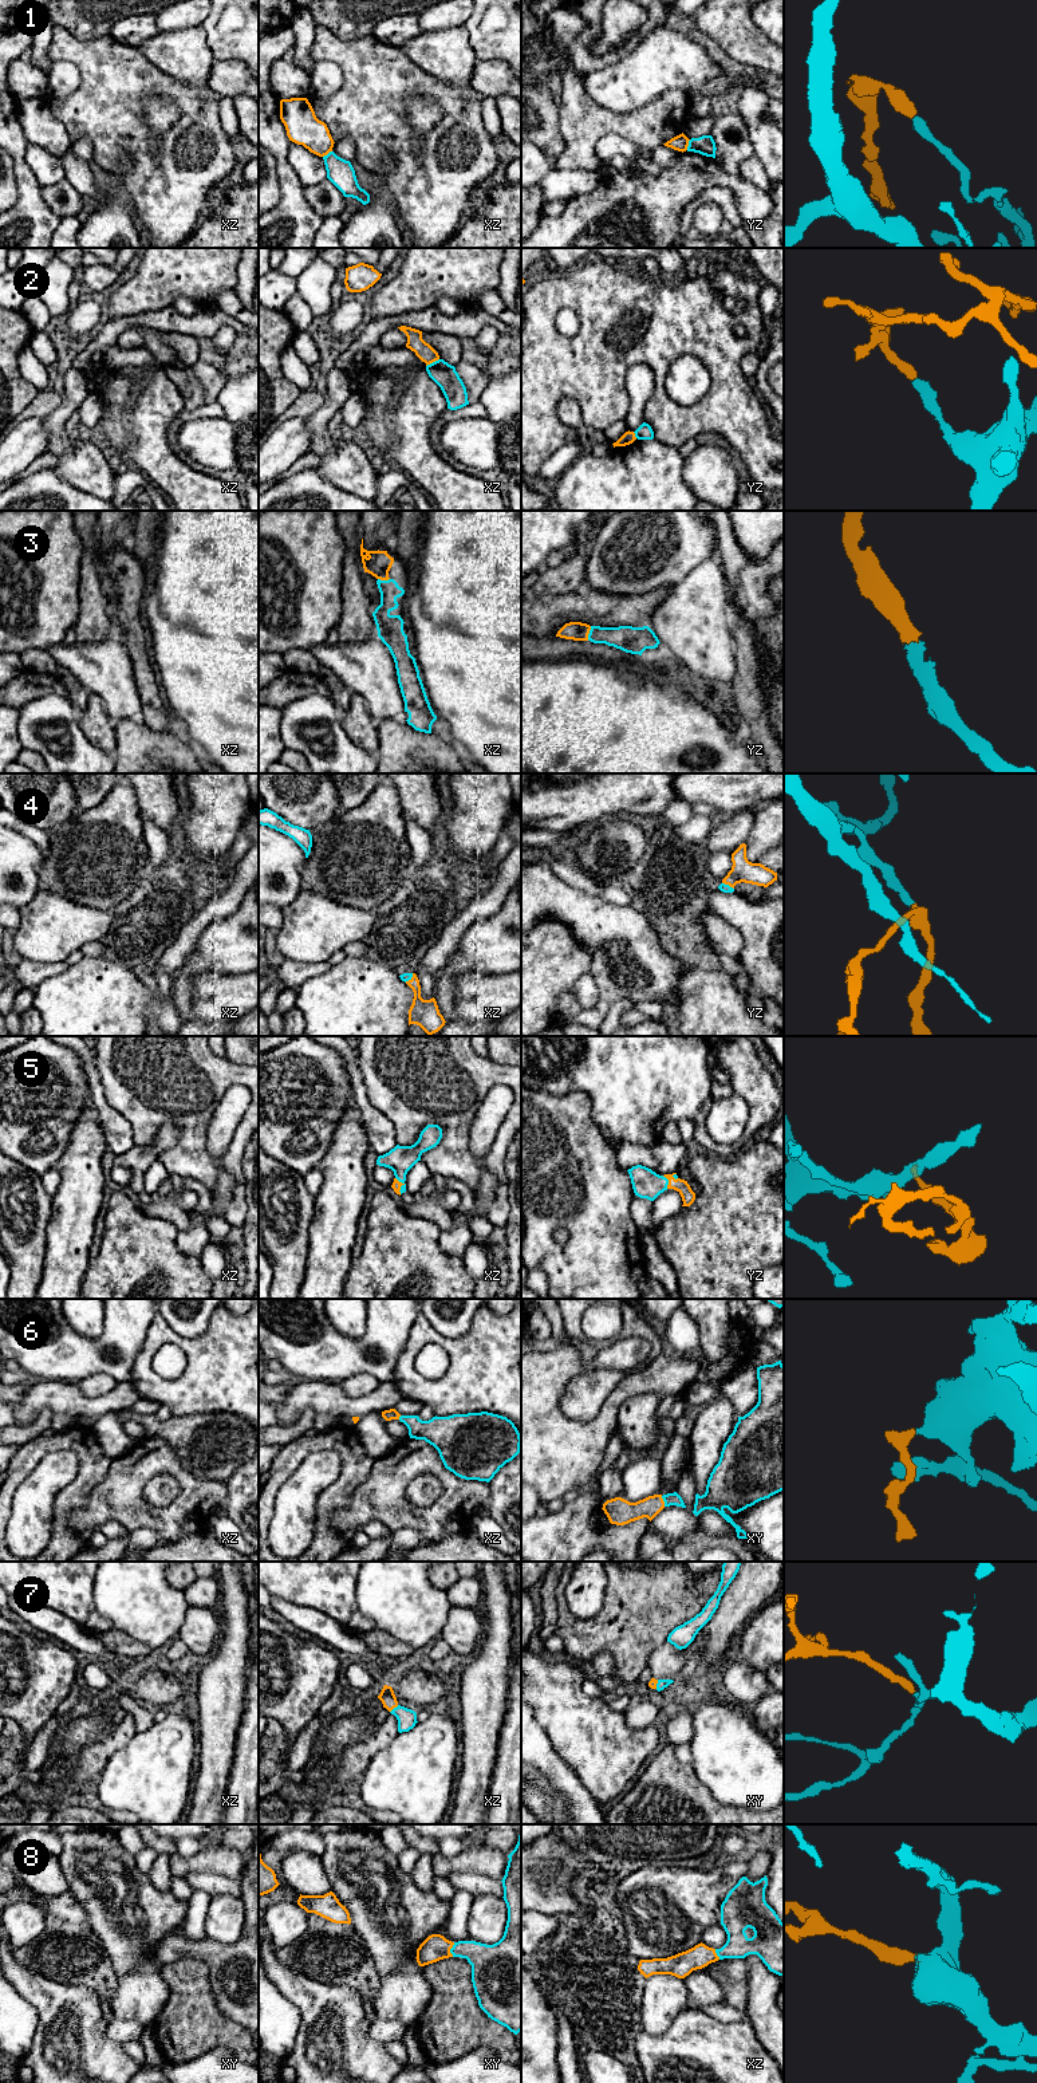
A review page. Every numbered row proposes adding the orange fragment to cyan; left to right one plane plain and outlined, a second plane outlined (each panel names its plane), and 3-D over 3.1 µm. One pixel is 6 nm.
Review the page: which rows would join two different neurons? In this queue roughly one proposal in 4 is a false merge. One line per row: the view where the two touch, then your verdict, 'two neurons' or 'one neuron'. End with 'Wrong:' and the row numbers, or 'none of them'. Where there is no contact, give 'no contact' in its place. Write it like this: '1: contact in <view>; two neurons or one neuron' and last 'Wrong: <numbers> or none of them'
1: contact in yz; two neurons
2: contact in xz; two neurons
3: contact in yz; one neuron
4: contact in xz; one neuron
5: contact in xz; one neuron
6: contact in xy; one neuron
7: contact in xz; one neuron
8: contact in xy; one neuron
Wrong: 1, 2

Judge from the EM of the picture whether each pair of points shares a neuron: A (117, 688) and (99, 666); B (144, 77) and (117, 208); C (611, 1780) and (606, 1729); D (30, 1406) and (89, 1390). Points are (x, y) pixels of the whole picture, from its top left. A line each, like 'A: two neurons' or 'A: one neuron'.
A: one neuron
B: two neurons
C: one neuron
D: two neurons

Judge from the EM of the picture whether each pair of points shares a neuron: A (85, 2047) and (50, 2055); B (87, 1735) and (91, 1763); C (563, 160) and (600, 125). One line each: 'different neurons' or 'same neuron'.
A: same neuron
B: different neurons
C: same neuron

